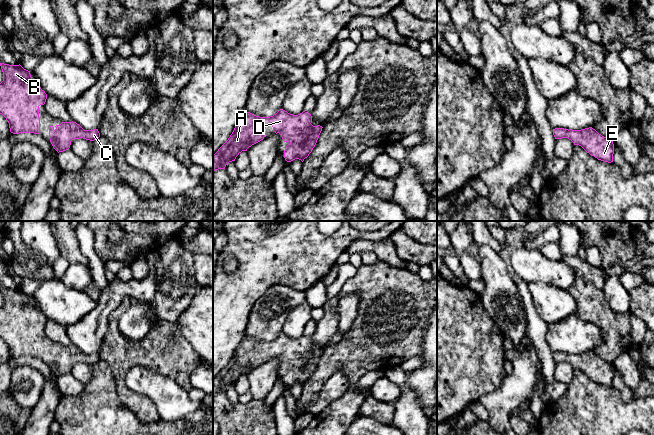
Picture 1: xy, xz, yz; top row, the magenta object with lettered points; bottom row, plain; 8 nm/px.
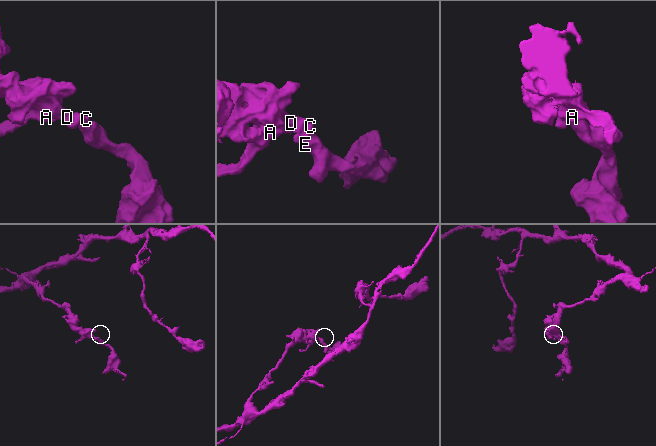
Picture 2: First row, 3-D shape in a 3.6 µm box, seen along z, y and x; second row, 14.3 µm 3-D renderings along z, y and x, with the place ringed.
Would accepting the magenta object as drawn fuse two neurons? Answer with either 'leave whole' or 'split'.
leave whole

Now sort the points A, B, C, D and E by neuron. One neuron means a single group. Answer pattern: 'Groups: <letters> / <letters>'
Groups: A B C D E

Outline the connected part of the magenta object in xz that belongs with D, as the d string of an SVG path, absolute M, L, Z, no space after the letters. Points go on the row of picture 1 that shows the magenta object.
M280 109L270 117L259 117L245 111L228 140L213 155L213 172L225 169L242 151L247 151L249 147L263 140L265 126L272 126L273 131L279 133L284 142L289 143L284 150L287 162L295 159L303 162L315 147L323 128L311 123L312 116L305 111L293 115Z

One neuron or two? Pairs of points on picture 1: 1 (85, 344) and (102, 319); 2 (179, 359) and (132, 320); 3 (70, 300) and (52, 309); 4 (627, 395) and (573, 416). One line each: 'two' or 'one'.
1: one
2: two
3: one
4: two

